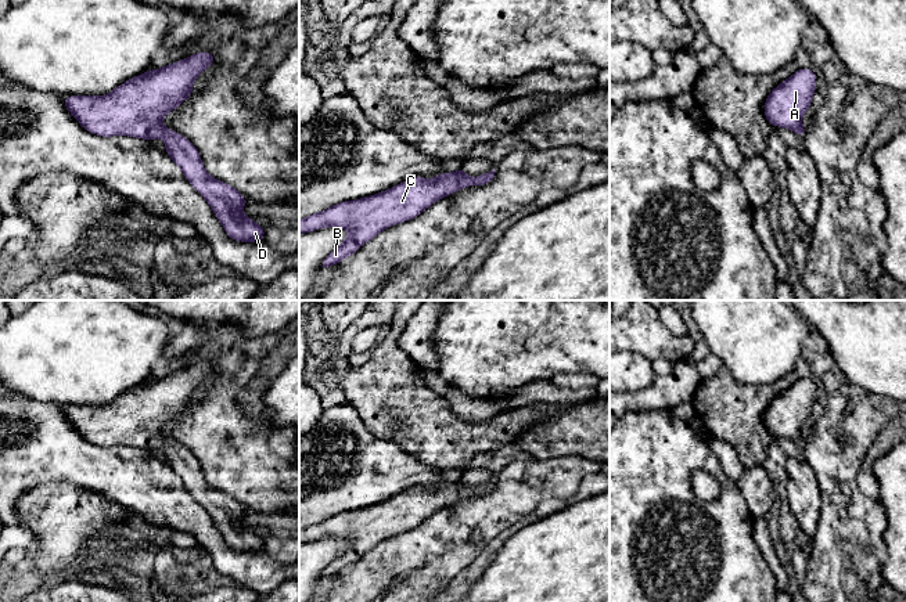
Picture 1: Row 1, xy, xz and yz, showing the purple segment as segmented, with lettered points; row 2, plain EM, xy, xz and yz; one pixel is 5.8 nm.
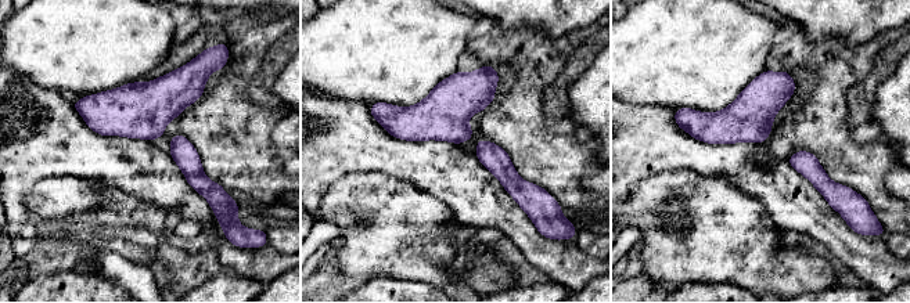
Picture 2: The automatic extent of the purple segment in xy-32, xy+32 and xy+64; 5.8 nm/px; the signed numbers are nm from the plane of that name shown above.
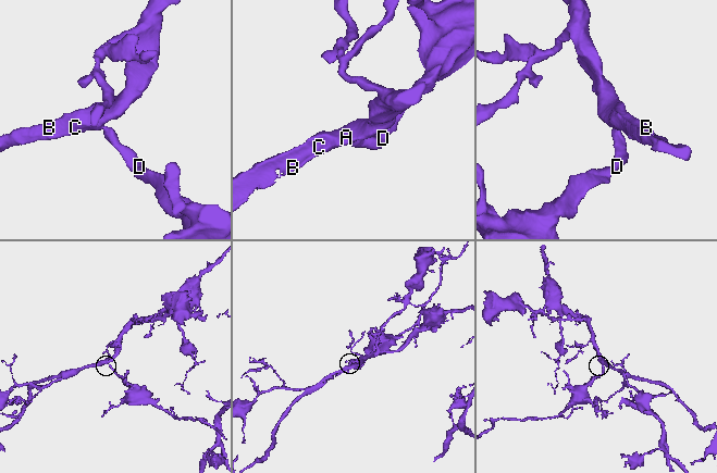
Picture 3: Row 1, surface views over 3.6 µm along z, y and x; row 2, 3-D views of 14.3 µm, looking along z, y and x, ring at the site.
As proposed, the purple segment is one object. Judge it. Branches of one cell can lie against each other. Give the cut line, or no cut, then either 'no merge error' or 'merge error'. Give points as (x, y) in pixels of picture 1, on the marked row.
no cut; no merge error

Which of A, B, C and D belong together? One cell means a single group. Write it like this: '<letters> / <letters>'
A B C D

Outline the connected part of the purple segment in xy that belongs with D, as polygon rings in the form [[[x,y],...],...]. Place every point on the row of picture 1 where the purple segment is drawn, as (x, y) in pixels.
[[[197,53],[132,77],[107,95],[71,95],[62,100],[80,126],[96,136],[162,137],[166,154],[209,203],[227,235],[236,241],[255,242],[265,239],[265,228],[242,215],[248,201],[231,185],[211,177],[188,138],[172,129],[165,130],[162,125],[162,118],[194,93],[194,80],[213,61],[211,53]]]

